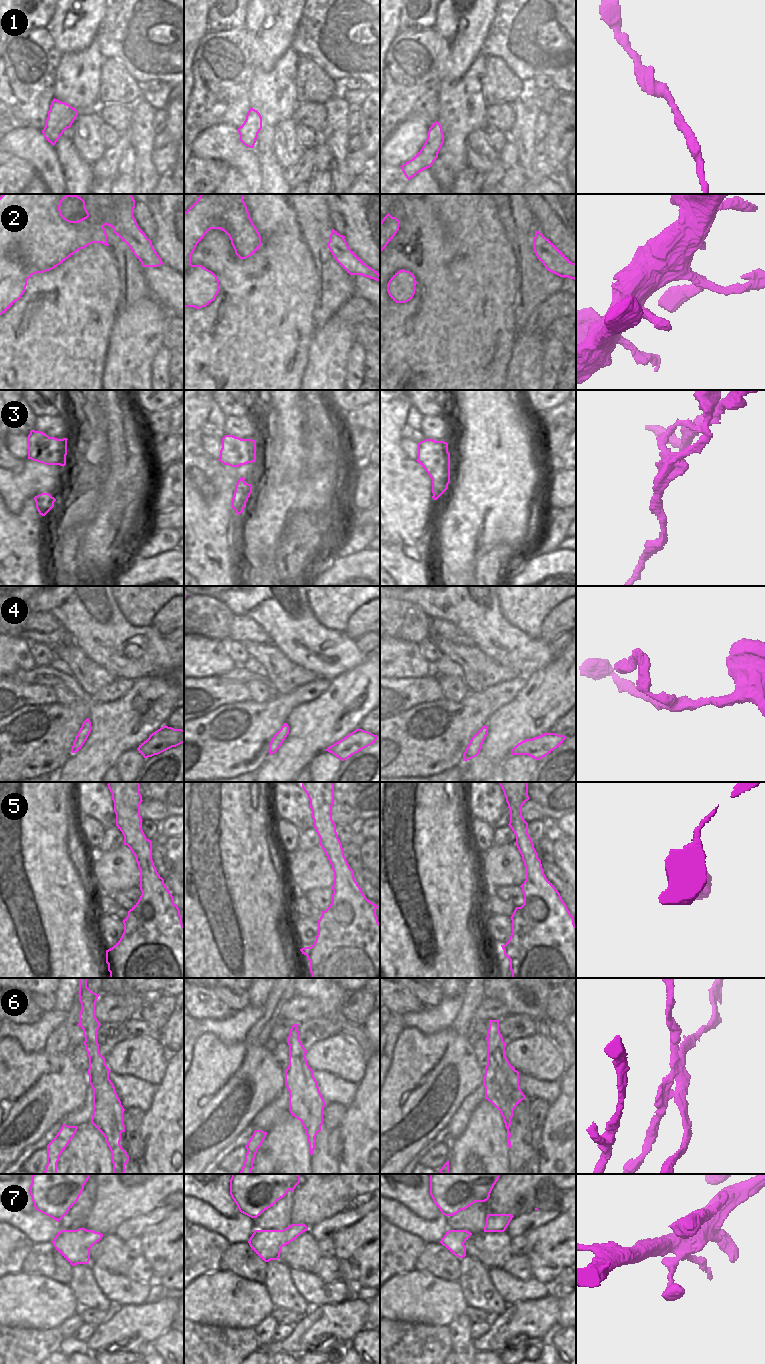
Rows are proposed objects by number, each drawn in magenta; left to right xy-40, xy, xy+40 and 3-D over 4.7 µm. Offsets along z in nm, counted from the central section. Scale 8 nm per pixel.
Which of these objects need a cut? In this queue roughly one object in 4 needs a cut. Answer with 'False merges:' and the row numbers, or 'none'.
False merges: 2, 3, 6.

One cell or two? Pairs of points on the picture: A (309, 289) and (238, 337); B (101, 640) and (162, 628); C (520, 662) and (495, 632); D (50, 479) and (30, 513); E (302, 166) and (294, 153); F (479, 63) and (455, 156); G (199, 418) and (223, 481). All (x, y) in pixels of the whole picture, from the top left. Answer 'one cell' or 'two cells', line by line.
A: one cell
B: two cells
C: one cell
D: two cells
E: two cells
F: one cell
G: one cell

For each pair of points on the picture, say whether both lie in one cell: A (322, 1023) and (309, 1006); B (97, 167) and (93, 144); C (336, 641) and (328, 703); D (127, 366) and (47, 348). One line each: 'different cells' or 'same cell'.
A: different cells
B: different cells
C: different cells
D: different cells

